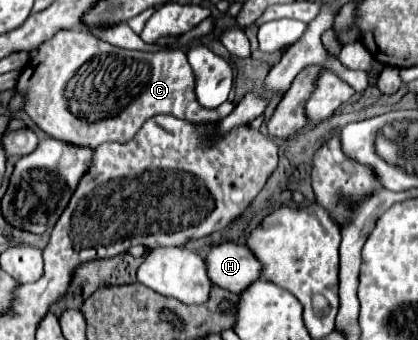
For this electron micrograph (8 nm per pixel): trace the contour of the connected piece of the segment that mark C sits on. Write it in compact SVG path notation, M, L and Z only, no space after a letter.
M75 29L75 31L59 31L55 39L49 39L43 43L43 47L37 49L37 55L25 65L19 85L19 91L27 95L25 113L31 117L31 121L49 137L71 143L75 147L99 147L107 141L127 143L139 127L161 113L187 119L193 123L203 121L221 121L233 111L233 102L226 101L216 109L205 109L197 103L195 97L195 75L187 63L187 57L183 49L171 47L161 51L127 51L117 49L109 43L103 43L101 39L95 39L91 33Z

